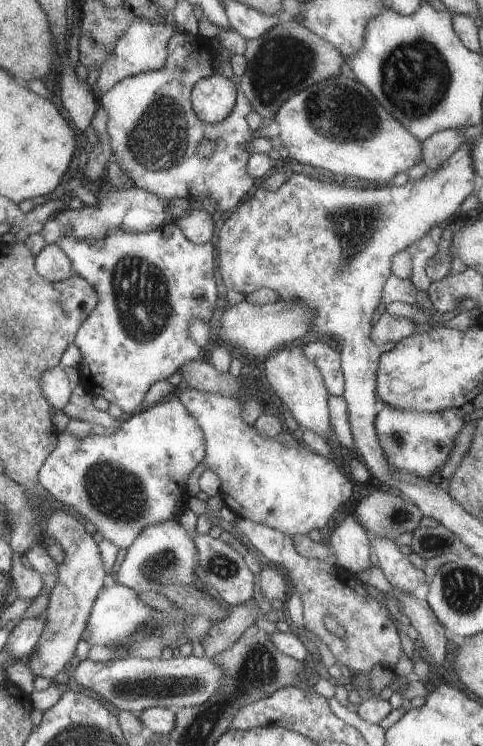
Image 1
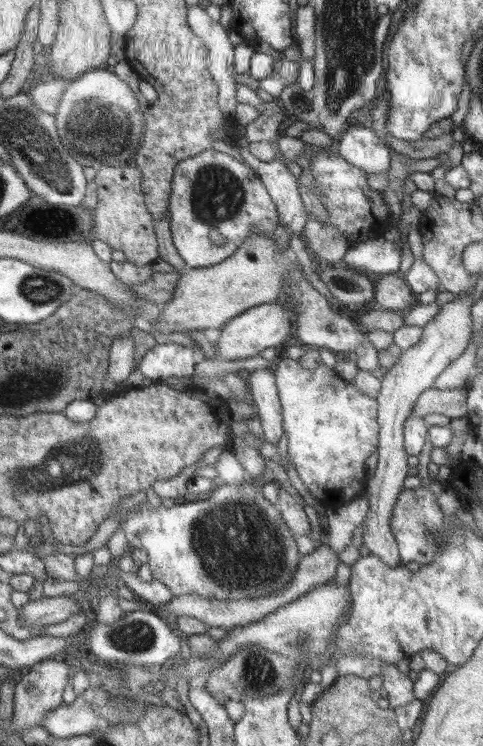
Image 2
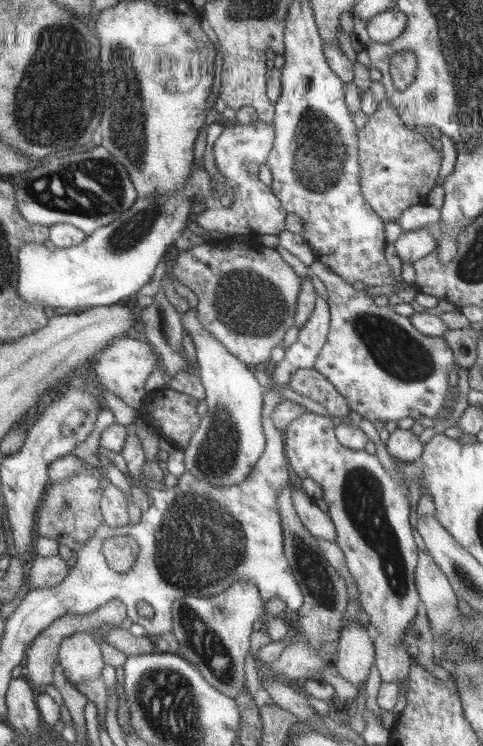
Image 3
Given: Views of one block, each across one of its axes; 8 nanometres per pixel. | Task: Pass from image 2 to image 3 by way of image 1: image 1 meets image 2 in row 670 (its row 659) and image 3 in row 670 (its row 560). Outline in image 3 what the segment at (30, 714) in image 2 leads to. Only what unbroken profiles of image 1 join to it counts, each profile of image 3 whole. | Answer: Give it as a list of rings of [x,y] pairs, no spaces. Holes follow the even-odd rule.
[[[85,632],[69,636],[61,642],[57,660],[69,684],[79,690],[87,702],[97,706],[99,716],[103,716],[107,702],[107,686],[103,678],[103,660],[95,640]]]

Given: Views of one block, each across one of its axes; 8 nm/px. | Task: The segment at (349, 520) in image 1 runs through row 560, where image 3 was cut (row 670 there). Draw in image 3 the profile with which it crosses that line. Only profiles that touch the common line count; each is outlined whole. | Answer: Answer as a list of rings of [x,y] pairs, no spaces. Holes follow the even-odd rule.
[[[355,620],[343,626],[337,640],[339,660],[333,662],[333,668],[347,680],[347,684],[353,684],[357,690],[359,686],[365,686],[369,668],[375,662],[375,646],[371,638],[371,630]]]

